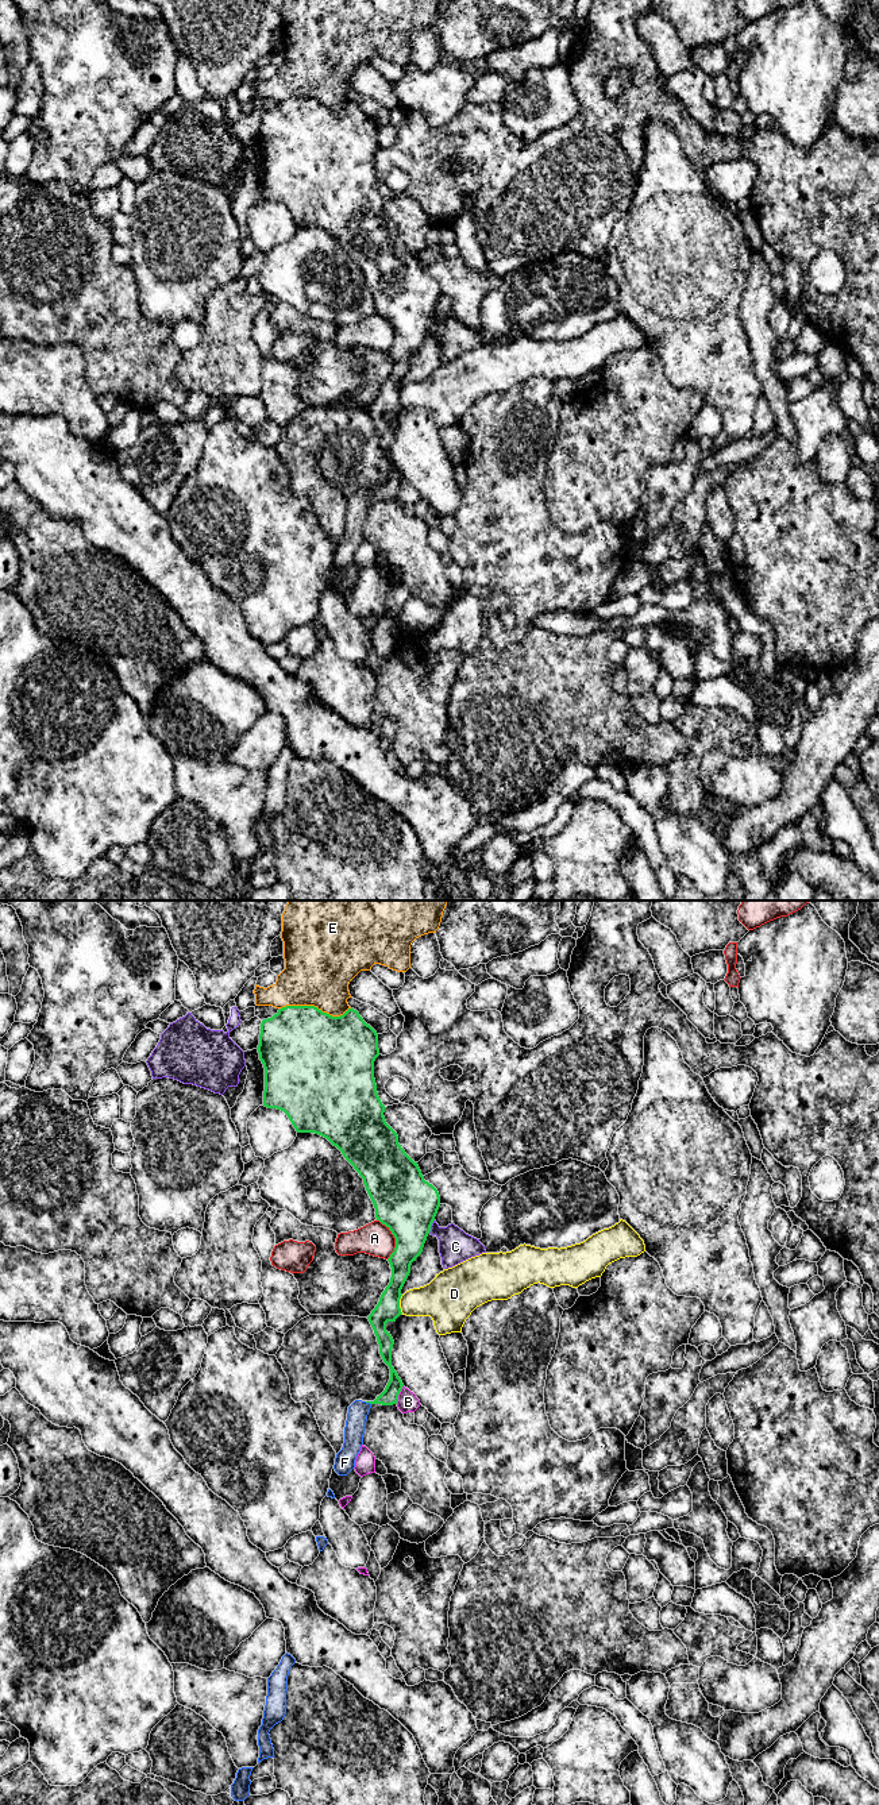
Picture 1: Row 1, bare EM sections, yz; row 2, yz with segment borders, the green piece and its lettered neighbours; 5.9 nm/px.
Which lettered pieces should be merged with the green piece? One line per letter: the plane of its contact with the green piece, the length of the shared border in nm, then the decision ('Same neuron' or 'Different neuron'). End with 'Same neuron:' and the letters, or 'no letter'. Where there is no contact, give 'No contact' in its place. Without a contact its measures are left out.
A: Touches green in yz. Shared border 240 nm. Different neuron
B: Touches green in yz. Shared border 120 nm. Different neuron
C: Touches green in yz. Shared border 90 nm. Different neuron
D: Touches green in yz. Shared border 110 nm. Different neuron
E: Touches green in yz. Shared border 420 nm. Different neuron
F: Touches green in yz. Shared border 40 nm. Same neuron
Same neuron: F

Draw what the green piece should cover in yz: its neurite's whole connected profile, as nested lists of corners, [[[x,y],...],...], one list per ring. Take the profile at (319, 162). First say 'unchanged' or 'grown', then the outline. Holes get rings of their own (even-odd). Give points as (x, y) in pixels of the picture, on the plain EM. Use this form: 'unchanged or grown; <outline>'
grown; [[[286,99],[278,103],[271,111],[261,116],[259,153],[265,161],[263,198],[284,204],[297,225],[315,225],[327,231],[336,239],[343,250],[354,259],[363,271],[366,284],[374,297],[375,311],[385,317],[396,331],[394,344],[388,351],[392,360],[389,378],[382,385],[378,397],[369,408],[369,414],[379,437],[379,447],[390,462],[390,473],[385,483],[374,494],[355,493],[348,500],[344,536],[336,547],[334,562],[339,568],[347,568],[355,560],[355,552],[363,537],[363,527],[367,508],[373,497],[393,498],[398,494],[398,487],[404,479],[397,464],[392,459],[392,441],[394,433],[386,424],[388,414],[396,414],[402,406],[400,401],[401,382],[410,366],[410,358],[421,347],[431,319],[440,300],[437,282],[424,273],[421,263],[398,236],[397,225],[386,216],[382,197],[374,171],[374,154],[379,149],[378,127],[367,117],[359,105],[348,101],[340,109],[332,109],[315,99]]]

